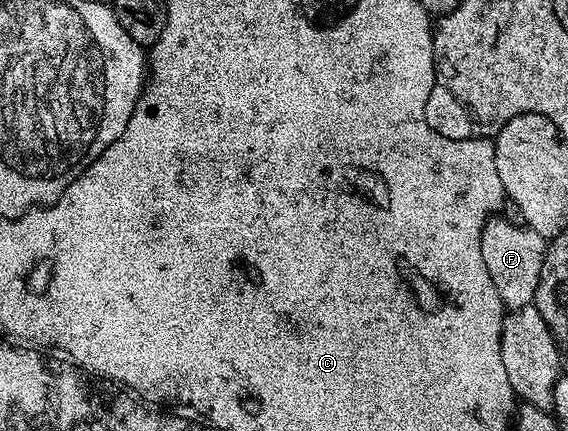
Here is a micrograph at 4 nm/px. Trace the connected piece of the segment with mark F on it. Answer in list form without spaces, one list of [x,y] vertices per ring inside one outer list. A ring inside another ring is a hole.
[[[491,216],[485,222],[480,238],[480,252],[483,253],[487,272],[499,290],[500,300],[506,309],[514,311],[532,305],[543,272],[546,249],[547,239],[528,226],[513,225],[503,216]]]

